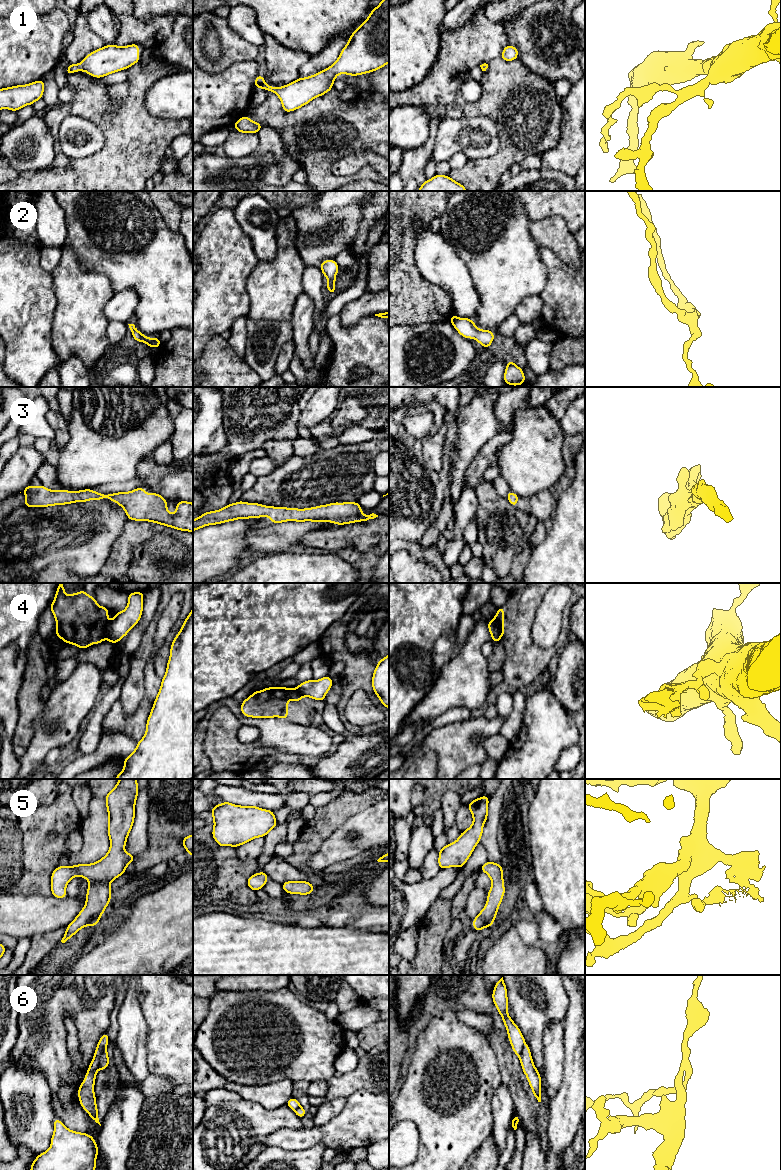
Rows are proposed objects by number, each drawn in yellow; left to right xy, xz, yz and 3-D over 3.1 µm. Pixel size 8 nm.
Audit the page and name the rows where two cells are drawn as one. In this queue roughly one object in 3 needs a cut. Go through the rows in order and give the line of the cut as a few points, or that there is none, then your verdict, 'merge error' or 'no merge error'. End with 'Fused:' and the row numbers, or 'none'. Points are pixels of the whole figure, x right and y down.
1: no cut | no merge error
2: no cut | no merge error
3: no cut | no merge error
4: yz (494, 618), (498, 624), (500, 636) | merge error
5: no cut | no merge error
6: xy (105, 1046), (97, 1068) | merge error
Fused: 4, 6

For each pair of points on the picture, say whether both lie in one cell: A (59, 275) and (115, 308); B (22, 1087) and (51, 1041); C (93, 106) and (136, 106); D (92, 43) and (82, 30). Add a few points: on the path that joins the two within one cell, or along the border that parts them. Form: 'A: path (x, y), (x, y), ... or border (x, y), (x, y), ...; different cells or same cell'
A: border (114, 293), (104, 307), (104, 315), (108, 321); different cells
B: border (12, 1059), (23, 1067), (37, 1068), (49, 1086); different cells
C: path (104, 108), (125, 110); same cell
D: path (89, 40), (82, 33); same cell

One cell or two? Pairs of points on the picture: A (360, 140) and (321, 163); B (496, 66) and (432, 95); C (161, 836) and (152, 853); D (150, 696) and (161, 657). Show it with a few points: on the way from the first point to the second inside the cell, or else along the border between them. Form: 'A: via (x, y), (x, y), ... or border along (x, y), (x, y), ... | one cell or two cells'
A: via (350, 140), (344, 140), (331, 153) | one cell
B: border along (499, 57), (488, 64) | two cells
C: via (161, 840), (161, 844), (156, 849) | one cell
D: border along (158, 649), (144, 669), (144, 692) | two cells

